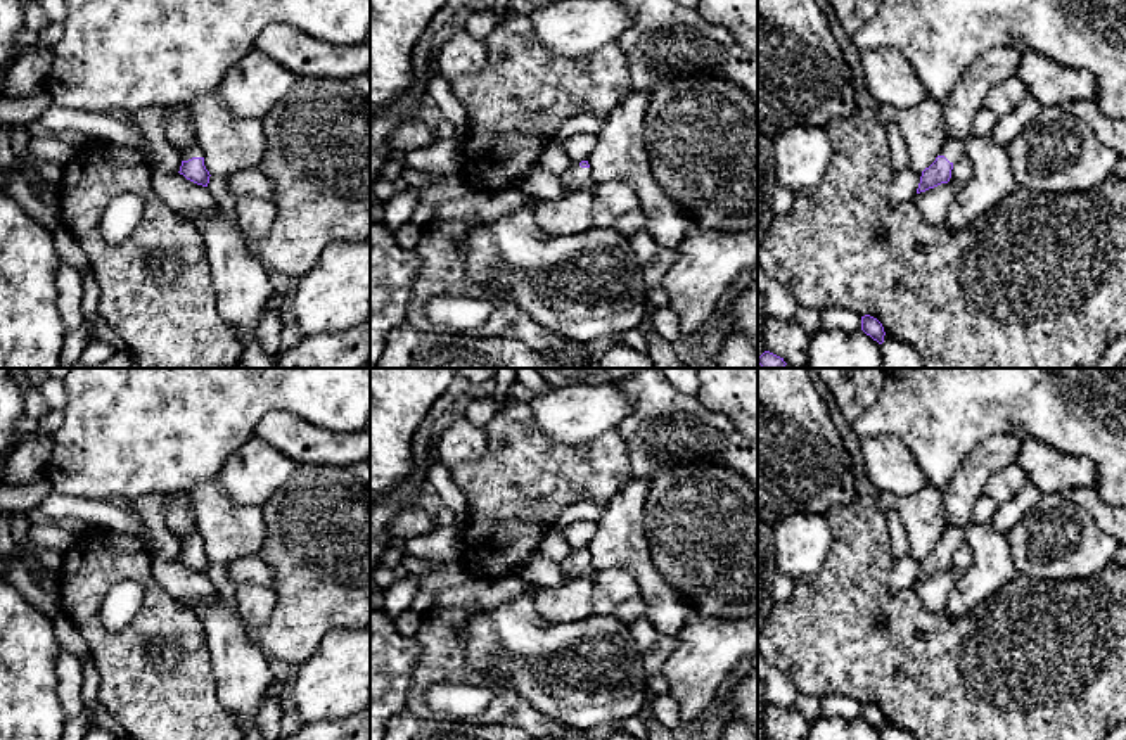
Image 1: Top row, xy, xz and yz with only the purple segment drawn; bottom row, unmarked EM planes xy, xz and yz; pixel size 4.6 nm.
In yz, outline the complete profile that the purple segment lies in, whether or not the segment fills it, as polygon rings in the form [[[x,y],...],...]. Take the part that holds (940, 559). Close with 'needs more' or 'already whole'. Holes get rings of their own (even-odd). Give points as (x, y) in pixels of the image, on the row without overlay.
[[[951,526],[944,531],[936,548],[922,558],[917,581],[950,569],[953,552],[965,543],[963,531],[962,526]]]; needs more

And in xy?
[[[194,531],[189,536],[178,536],[178,534],[175,536],[182,546],[182,553],[178,560],[197,572],[208,574],[211,562],[204,553],[204,545],[199,531]]]; needs more

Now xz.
[[[588,548],[571,552],[564,560],[559,562],[559,565],[569,577],[585,574],[592,567]]]; needs more

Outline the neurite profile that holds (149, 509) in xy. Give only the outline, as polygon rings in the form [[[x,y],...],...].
[[[144,494],[130,500],[137,517],[144,522],[147,534],[150,536],[156,555],[164,560],[178,560],[182,553],[180,541],[170,531],[164,522],[164,505],[168,494]]]

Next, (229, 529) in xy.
[[[214,477],[183,491],[190,496],[195,527],[211,564],[228,565],[239,557],[259,553],[265,543],[261,507],[234,501]]]

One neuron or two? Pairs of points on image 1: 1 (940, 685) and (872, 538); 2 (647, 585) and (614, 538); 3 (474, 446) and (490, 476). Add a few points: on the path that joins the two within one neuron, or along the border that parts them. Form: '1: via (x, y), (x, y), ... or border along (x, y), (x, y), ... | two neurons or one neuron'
1: via (903, 649), (872, 597), (872, 574) | one neuron
2: via (644, 573), (626, 550) | one neuron
3: border along (486, 427), (486, 450), (448, 469) | two neurons

